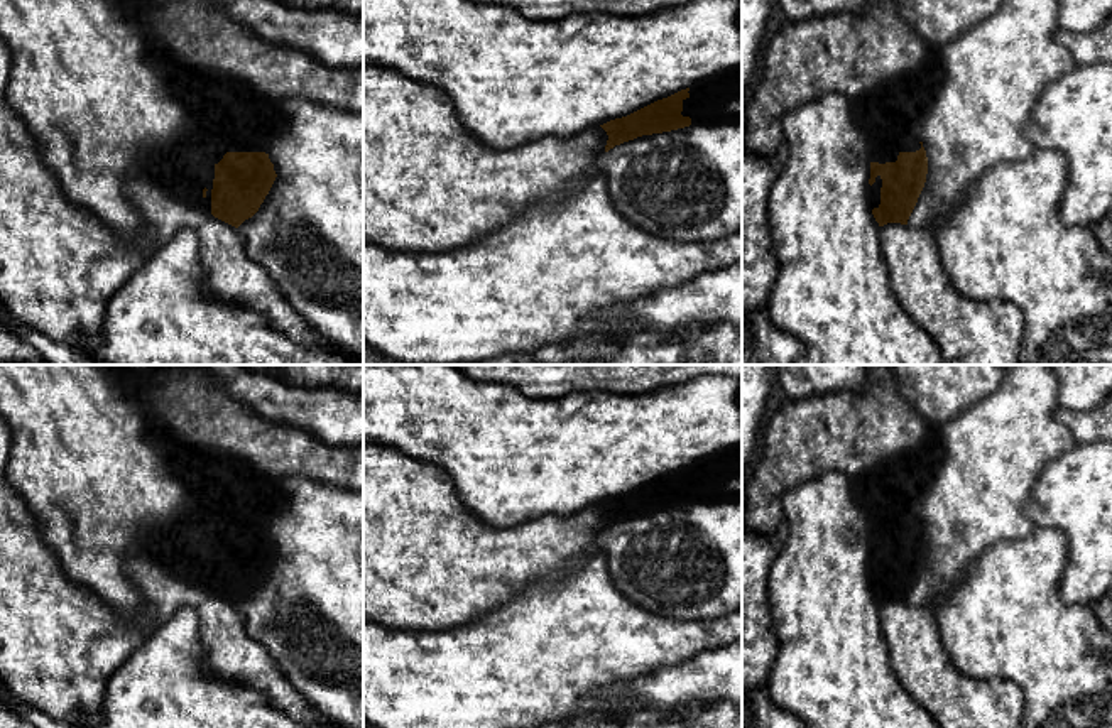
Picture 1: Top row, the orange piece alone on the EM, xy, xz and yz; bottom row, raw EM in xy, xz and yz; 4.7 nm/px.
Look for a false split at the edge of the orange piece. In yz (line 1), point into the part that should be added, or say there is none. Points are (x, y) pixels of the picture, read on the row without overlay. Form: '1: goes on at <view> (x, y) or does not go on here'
1: goes on at yz (891, 531)

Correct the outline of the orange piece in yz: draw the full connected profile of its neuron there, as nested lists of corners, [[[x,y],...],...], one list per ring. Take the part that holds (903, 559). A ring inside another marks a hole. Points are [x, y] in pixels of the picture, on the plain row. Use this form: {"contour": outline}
{"contour": [[[892,520],[886,525],[886,542],[870,541],[869,562],[882,557],[880,583],[872,588],[879,605],[887,601],[908,603],[908,598],[924,566],[928,552],[928,535],[923,520],[913,525],[896,525]]]}

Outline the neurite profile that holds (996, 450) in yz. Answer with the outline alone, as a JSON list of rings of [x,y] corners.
[[[1014,365],[1006,370],[1006,377],[994,394],[941,426],[946,456],[938,470],[935,485],[919,507],[928,535],[928,552],[908,598],[909,605],[936,610],[938,600],[963,581],[972,562],[989,547],[1000,541],[1022,539],[1033,532],[1034,525],[1026,513],[1026,505],[1034,483],[1048,463],[1077,446],[1070,429],[1055,419],[1058,407],[1058,380],[1048,365]]]

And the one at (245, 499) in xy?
[[[140,400],[154,432],[169,441],[172,473],[188,493],[196,493],[233,530],[265,530],[287,508],[287,492],[279,478],[260,471],[248,461],[208,446],[181,441],[159,419],[145,400]]]

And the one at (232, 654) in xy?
[[[144,554],[127,561],[125,573],[159,622],[183,606],[196,610],[204,664],[213,676],[260,691],[274,708],[297,723],[330,721],[292,687],[269,652],[247,633],[235,605],[166,573],[159,561]]]

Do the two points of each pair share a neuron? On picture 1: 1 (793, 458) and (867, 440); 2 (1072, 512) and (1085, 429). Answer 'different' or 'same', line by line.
1: same
2: different

